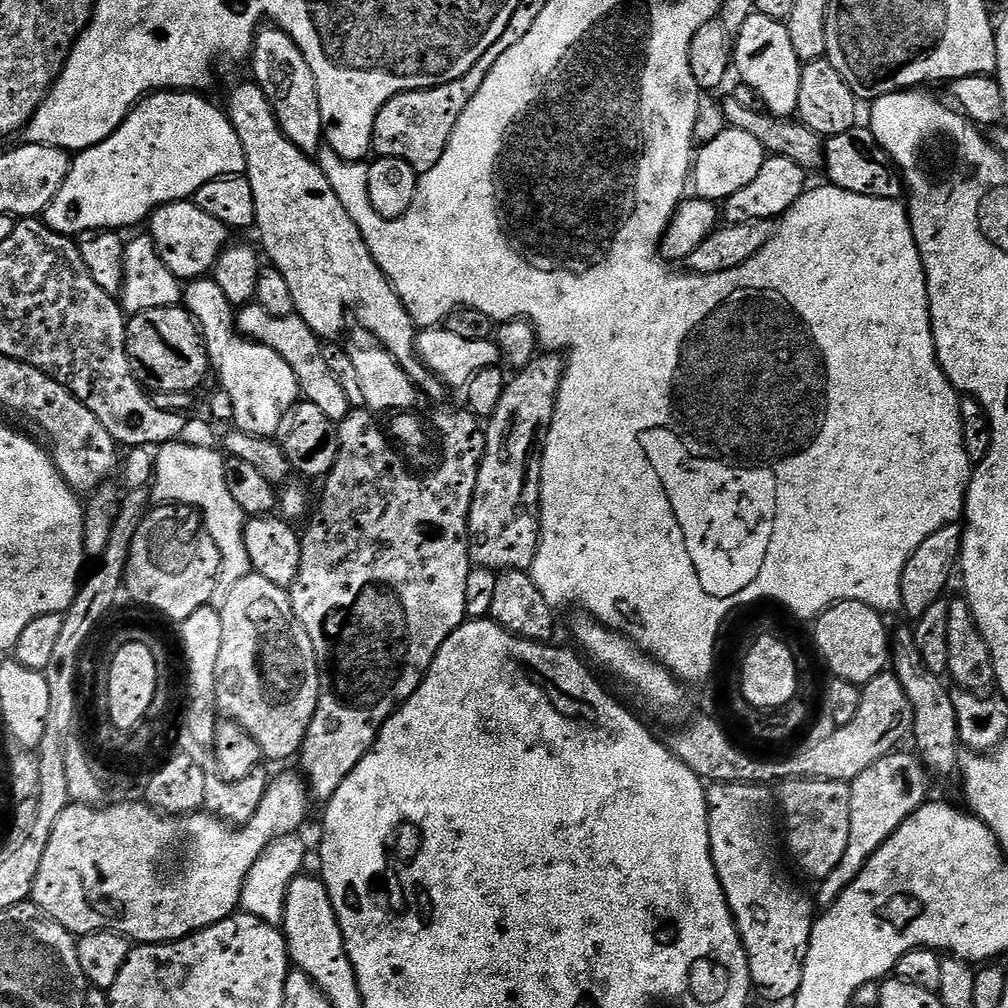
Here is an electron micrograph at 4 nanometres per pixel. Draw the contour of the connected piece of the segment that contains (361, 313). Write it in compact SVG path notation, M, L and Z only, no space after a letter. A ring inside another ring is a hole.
M249 82L238 85L228 96L226 115L238 134L238 142L242 142L242 150L246 150L246 175L254 190L256 207L254 228L255 231L260 231L260 240L264 243L263 255L267 263L277 268L282 278L286 278L290 295L294 298L295 315L301 316L306 326L310 326L310 330L314 330L314 334L321 338L327 337L327 332L336 332L339 328L346 327L349 316L356 328L365 328L379 342L380 347L385 348L404 367L406 374L425 397L442 399L444 392L446 393L446 385L428 371L417 356L418 329L406 306L386 274L382 274L378 262L374 262L358 226L354 226L354 218L350 218L350 214L346 214L346 206L338 202L338 194L334 194L334 186L330 186L319 163L309 153L298 150L298 146L294 146L294 142L290 142L286 134L282 134L276 115L272 113L270 102L259 84Z

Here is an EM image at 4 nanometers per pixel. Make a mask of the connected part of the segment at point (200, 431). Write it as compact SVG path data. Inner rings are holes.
M189 419L184 425L182 440L183 442L159 445L150 496L157 505L186 504L199 511L208 533L214 538L220 551L219 587L227 590L234 586L234 582L238 582L238 578L246 578L254 570L244 541L246 517L240 509L240 503L234 498L232 487L228 485L225 457L212 448L200 448L212 440L207 426L198 420Z

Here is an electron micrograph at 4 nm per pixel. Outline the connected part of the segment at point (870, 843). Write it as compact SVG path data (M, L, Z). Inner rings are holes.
M897 750L878 758L874 766L862 770L862 774L858 774L858 778L850 782L850 838L846 841L842 862L838 862L834 870L830 870L825 880L819 881L821 905L833 904L842 890L846 890L846 886L850 886L850 882L858 878L858 874L866 866L868 859L879 850L882 842L886 842L886 838L890 838L890 834L894 834L894 830L898 830L898 826L902 826L902 822L906 822L910 814L914 814L926 803L926 768L919 755L904 751Z

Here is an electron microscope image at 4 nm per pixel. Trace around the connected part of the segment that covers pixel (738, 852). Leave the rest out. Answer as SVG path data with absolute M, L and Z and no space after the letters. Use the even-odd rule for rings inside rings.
M712 784L707 789L708 798L708 833L710 834L710 846L712 847L712 861L714 870L720 879L722 890L728 899L728 905L732 911L732 917L736 919L736 929L740 932L740 940L744 943L744 949L748 955L748 969L752 975L752 983L757 989L761 988L760 996L764 1000L785 1000L791 1001L795 997L796 991L802 986L802 974L804 973L804 963L806 954L810 946L810 934L814 923L814 911L812 904L808 901L808 896L804 892L799 892L794 885L788 881L786 873L780 869L780 864L775 860L776 848L772 845L772 804L774 808L774 796L763 784Z

